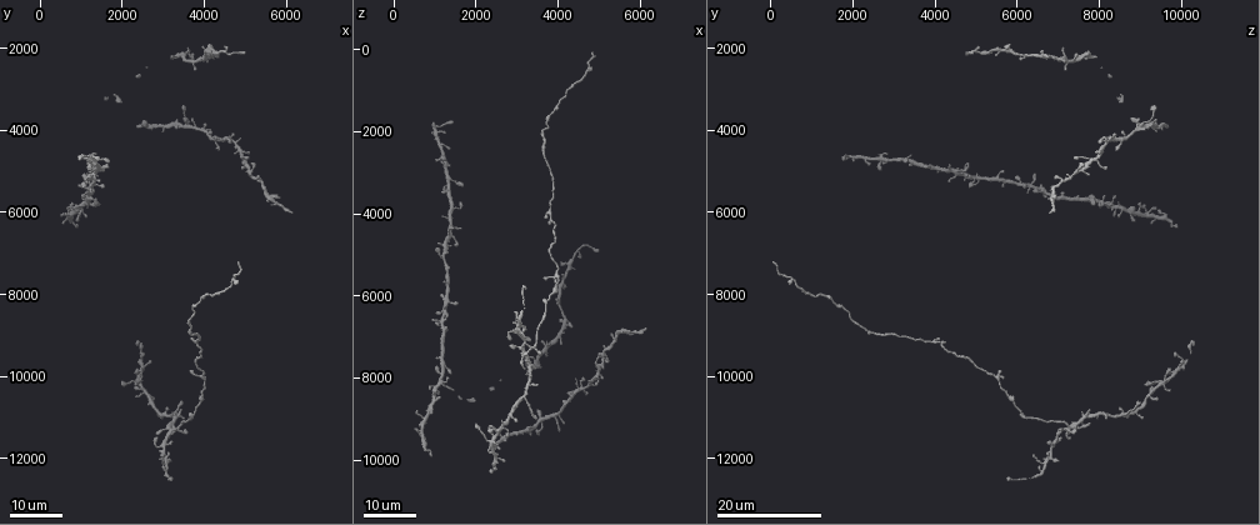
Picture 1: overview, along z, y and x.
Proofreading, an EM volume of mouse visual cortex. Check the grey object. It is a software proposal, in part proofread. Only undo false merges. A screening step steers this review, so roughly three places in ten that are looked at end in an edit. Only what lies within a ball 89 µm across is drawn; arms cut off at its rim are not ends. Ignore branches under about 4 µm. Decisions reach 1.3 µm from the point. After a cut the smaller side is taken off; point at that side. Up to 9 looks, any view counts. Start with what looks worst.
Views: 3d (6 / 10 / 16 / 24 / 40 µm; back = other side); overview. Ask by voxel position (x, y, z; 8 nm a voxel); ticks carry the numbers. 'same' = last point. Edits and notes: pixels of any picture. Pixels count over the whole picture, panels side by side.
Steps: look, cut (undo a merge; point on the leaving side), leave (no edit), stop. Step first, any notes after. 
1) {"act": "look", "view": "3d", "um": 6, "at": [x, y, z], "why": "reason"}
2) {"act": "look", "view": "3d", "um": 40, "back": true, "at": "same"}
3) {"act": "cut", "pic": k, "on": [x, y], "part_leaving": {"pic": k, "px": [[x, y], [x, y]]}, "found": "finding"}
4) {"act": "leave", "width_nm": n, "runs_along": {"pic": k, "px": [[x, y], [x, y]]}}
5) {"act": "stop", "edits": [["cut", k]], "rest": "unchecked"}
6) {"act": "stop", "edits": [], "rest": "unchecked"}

{"act": "look", "view": "3d", "um": 24, "at": [3400, 11200, 7250], "why": "four-way junction"}

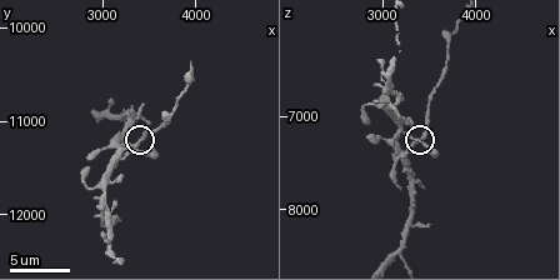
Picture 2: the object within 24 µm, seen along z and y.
{"act": "look", "view": "3d", "um": 6, "at": [3350, 11250, 7250]}

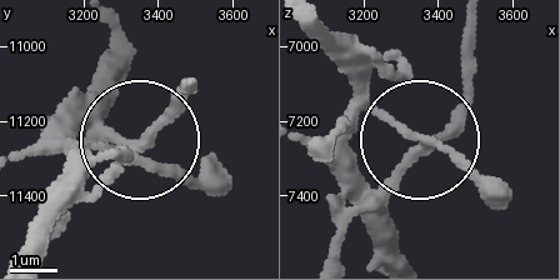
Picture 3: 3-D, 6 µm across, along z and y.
{"act": "leave", "arms": 4, "found": "continuous, no second neuron"}

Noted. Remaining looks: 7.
{"act": "look", "view": "3d", "um": 24, "at": [3100, 11000, 8450], "why": "a fork"}

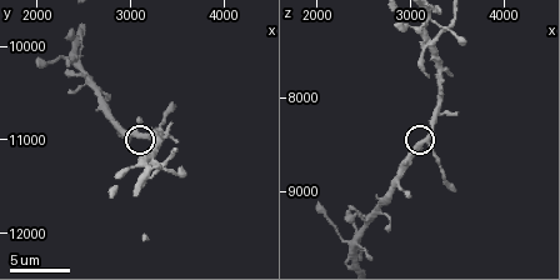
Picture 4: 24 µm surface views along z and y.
{"act": "look", "view": "3d", "um": 6, "at": [3150, 10950, 8450]}

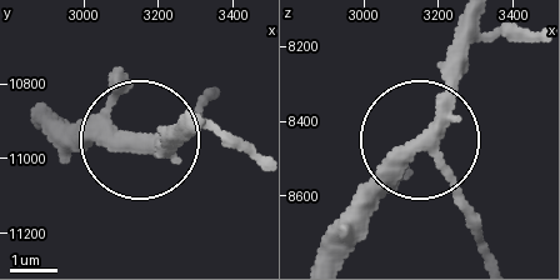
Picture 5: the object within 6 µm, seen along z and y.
{"act": "leave", "runs_along": {"pic": 5, "px": [[334, 253], [361, 193], [418, 141], [478, 225]]}, "found": "all the same neuron"}

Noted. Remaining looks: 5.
{"act": "look", "view": "3d", "um": 16, "at": [3550, 3900, 9100], "why": "small branch off a trunk"}

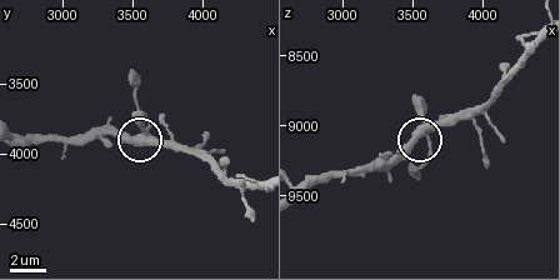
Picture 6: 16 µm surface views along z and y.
{"act": "look", "view": "3d", "um": 10, "at": [3580, 3880, 9040]}

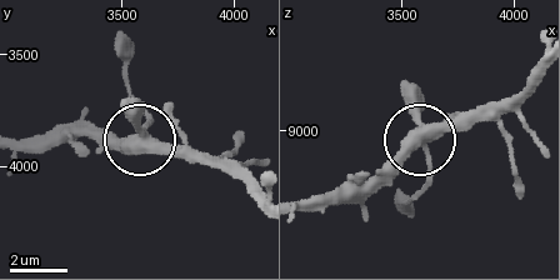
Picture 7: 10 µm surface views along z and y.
{"act": "leave", "arms": 4, "found": "all the same neuron"}

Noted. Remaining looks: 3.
{"act": "look", "view": "3d", "um": 24, "at": [3950, 10000, 5500], "why": "looks like a crossing"}

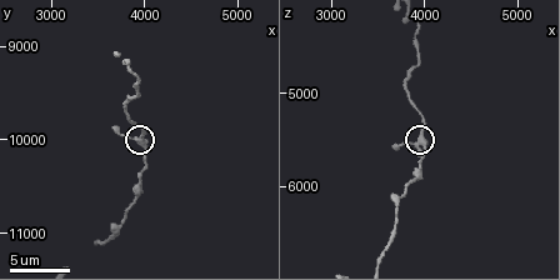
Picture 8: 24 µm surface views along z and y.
{"act": "look", "view": "3d", "um": 10, "at": [3950, 10000, 5500], "why": "closer look"}

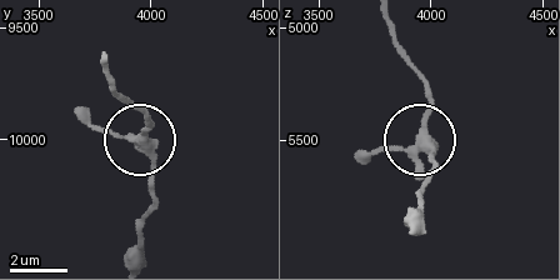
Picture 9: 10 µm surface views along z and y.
{"act": "leave", "runs_along": {"pic": 9, "px": [[129, 256], [155, 193], [153, 156], [134, 140], [79, 120]]}, "found": "continuous, no second neuron"}

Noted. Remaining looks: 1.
{"act": "stop", "edits": [], "rest": "unchecked"}

